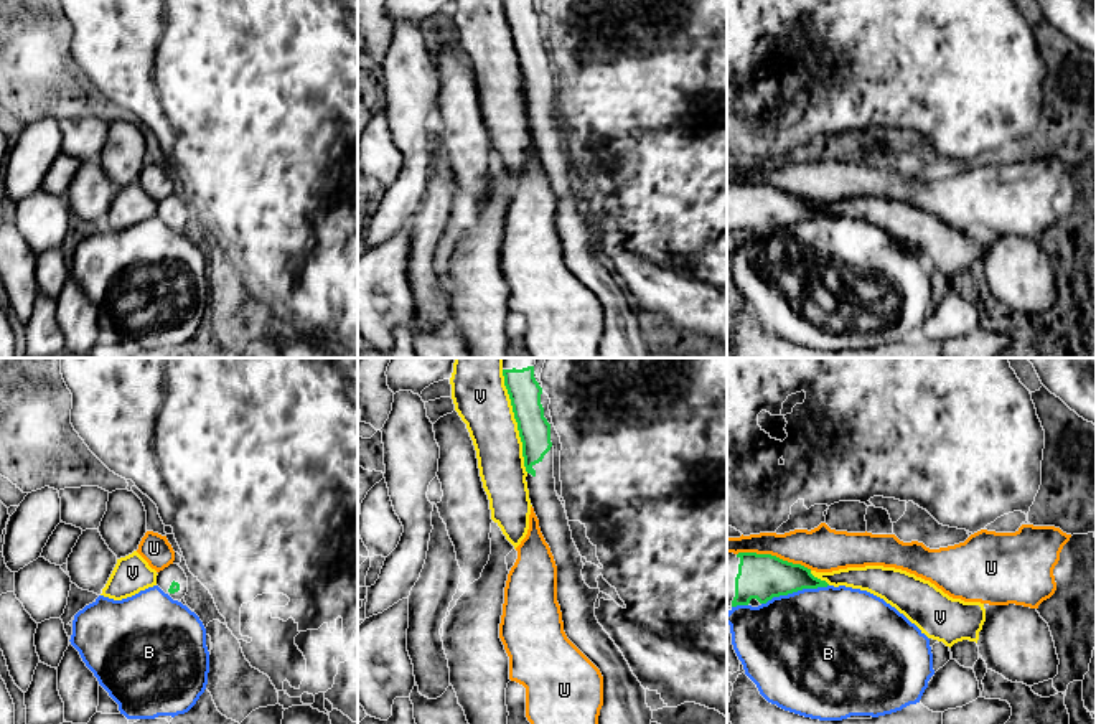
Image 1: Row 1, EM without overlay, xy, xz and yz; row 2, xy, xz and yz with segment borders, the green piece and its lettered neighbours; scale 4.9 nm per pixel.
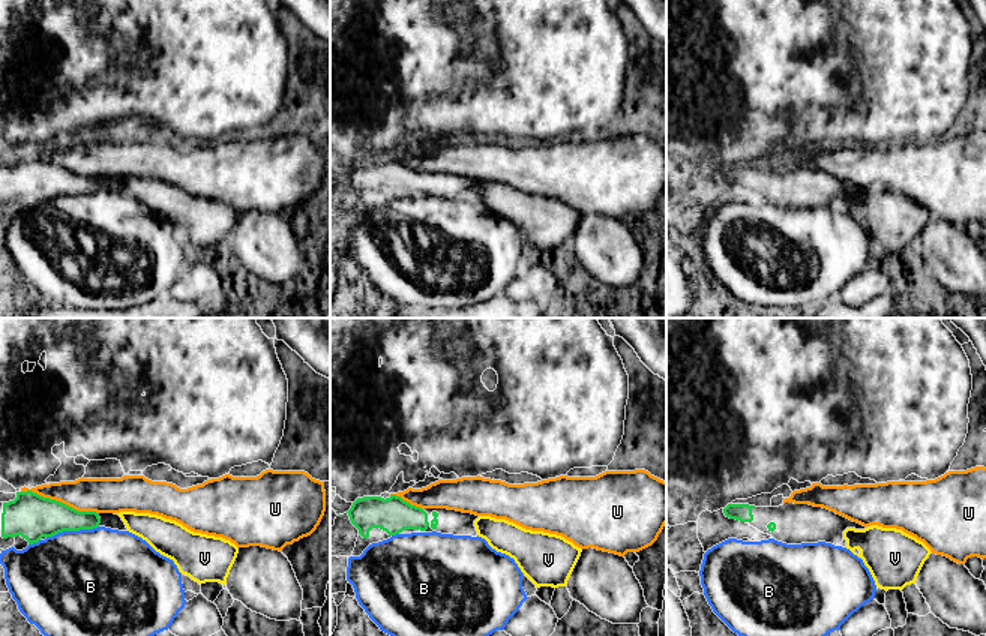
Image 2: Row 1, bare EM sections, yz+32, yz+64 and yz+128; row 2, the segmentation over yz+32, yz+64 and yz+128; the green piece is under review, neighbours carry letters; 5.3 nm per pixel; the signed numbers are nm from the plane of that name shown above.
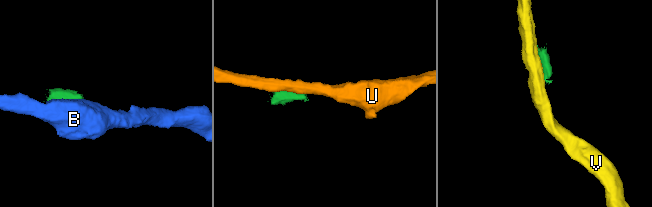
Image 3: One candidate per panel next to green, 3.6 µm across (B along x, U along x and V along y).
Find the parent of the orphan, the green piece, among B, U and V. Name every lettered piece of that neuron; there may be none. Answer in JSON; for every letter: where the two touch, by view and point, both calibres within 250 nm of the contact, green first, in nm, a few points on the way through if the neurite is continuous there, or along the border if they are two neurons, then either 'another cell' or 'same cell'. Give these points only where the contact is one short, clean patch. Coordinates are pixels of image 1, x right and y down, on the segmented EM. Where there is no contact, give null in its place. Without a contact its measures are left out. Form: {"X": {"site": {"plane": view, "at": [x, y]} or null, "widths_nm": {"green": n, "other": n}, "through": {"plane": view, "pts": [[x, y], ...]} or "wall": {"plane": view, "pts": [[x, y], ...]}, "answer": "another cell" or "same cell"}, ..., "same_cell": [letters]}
{"B": {"site": {"plane": "yz", "at": [795, 591]}, "widths_nm": {"green": 220, "other": 500}, "answer": "another cell"}, "U": {"site": {"plane": "yz", "at": [775, 556]}, "widths_nm": {"green": 220, "other": 220}, "answer": "another cell"}, "V": {"site": {"plane": "xz", "at": [516, 421]}, "widths_nm": {"green": 160, "other": 260}, "answer": "another cell"}, "same_cell": []}

